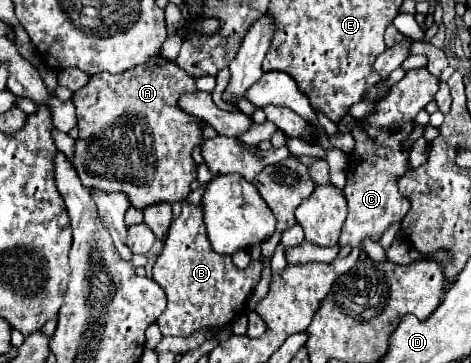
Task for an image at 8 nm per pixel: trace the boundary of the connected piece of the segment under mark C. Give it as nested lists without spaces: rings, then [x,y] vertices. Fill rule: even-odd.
[[[427,67],[407,71],[405,77],[391,87],[391,93],[375,103],[375,111],[371,115],[355,119],[355,127],[351,129],[355,149],[349,157],[347,185],[343,189],[349,203],[349,215],[339,237],[339,247],[349,245],[353,249],[361,249],[365,239],[379,241],[391,225],[401,223],[405,213],[409,213],[409,201],[395,189],[395,177],[411,171],[411,149],[405,149],[403,141],[413,133],[413,119],[435,99],[437,89],[439,79],[433,77]]]

